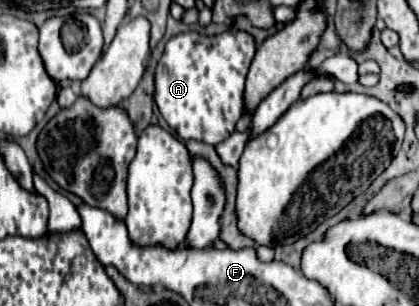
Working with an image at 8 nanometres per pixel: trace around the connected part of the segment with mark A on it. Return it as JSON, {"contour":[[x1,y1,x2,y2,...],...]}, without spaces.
{"contour":[[241,29,207,37,185,31,171,37,155,73,155,101,167,125,185,141,199,139,209,145,225,141,245,109,245,79,255,57,255,37]]}

